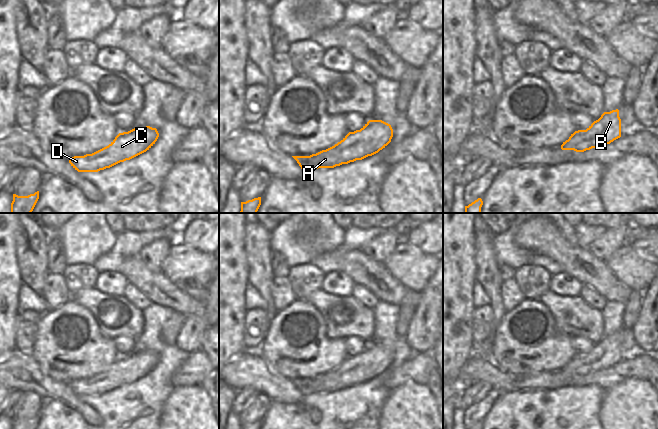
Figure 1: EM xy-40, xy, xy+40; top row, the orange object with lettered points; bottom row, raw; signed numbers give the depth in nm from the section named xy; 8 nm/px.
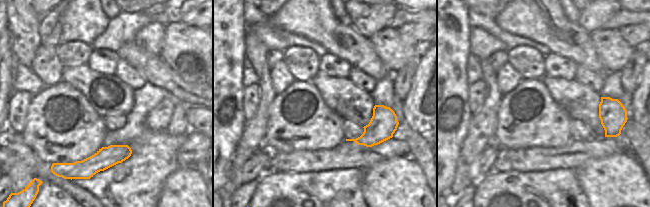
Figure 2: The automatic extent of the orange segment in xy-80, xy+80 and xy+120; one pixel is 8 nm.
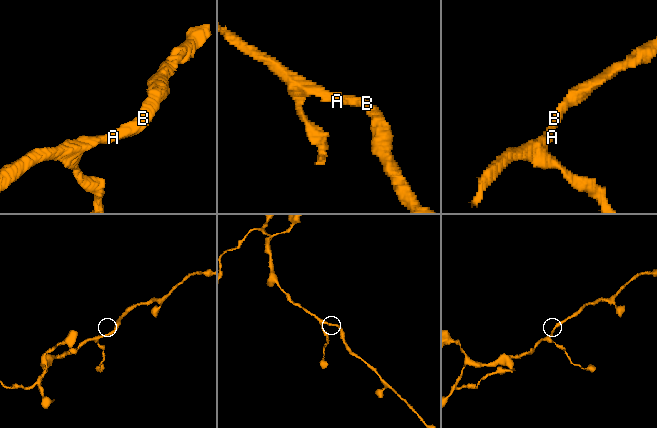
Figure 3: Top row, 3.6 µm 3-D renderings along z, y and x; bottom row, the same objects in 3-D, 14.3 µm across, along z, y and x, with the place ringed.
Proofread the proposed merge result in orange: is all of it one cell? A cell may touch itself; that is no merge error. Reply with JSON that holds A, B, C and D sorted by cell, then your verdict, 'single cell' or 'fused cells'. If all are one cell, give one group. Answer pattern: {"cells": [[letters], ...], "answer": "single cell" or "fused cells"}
{"cells": [["A", "B", "C", "D"]], "answer": "single cell"}

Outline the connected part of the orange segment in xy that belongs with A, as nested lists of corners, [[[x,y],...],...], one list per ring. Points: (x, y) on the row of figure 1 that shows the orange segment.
[[[369,120],[360,130],[349,132],[334,146],[310,156],[292,156],[302,170],[334,168],[372,156],[385,148],[393,137],[390,124]]]

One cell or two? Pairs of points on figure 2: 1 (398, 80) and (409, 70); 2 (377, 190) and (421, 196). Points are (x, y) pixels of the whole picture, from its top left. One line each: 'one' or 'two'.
1: one
2: one

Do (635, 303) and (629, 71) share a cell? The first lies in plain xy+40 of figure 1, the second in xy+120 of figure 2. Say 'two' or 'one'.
one

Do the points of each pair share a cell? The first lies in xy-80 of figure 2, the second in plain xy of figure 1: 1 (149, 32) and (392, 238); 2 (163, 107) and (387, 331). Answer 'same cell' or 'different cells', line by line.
1: same cell
2: different cells

